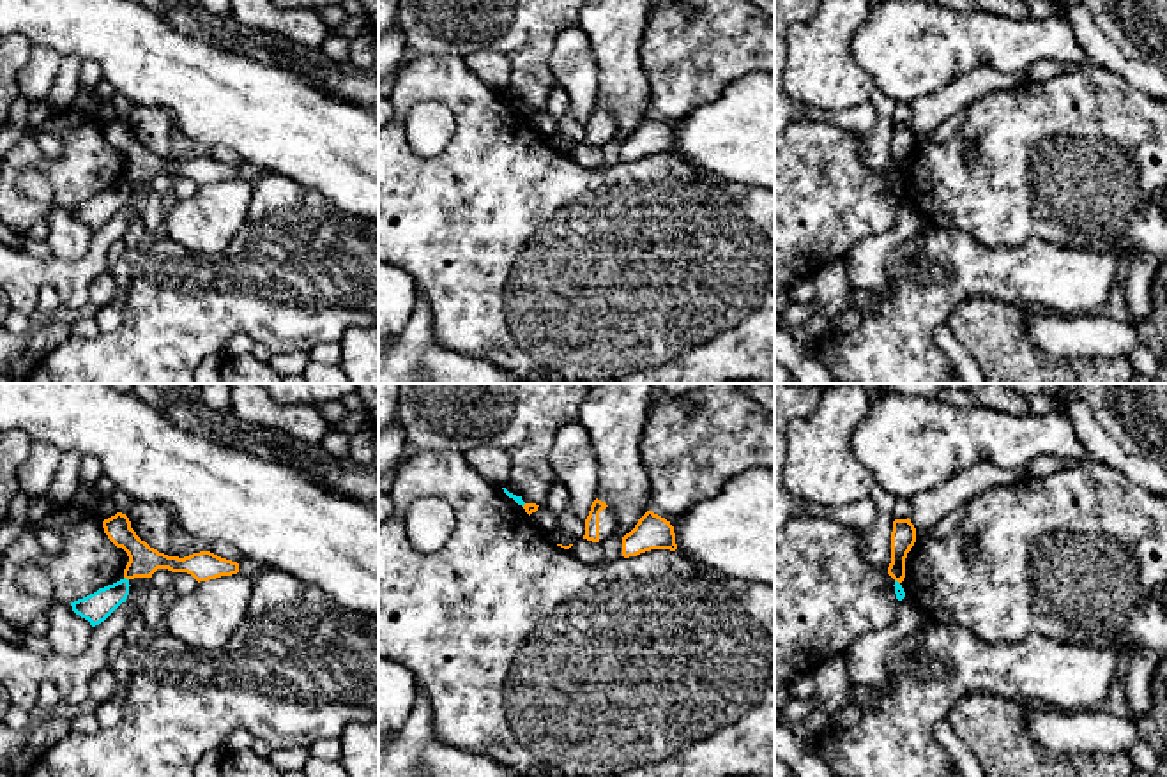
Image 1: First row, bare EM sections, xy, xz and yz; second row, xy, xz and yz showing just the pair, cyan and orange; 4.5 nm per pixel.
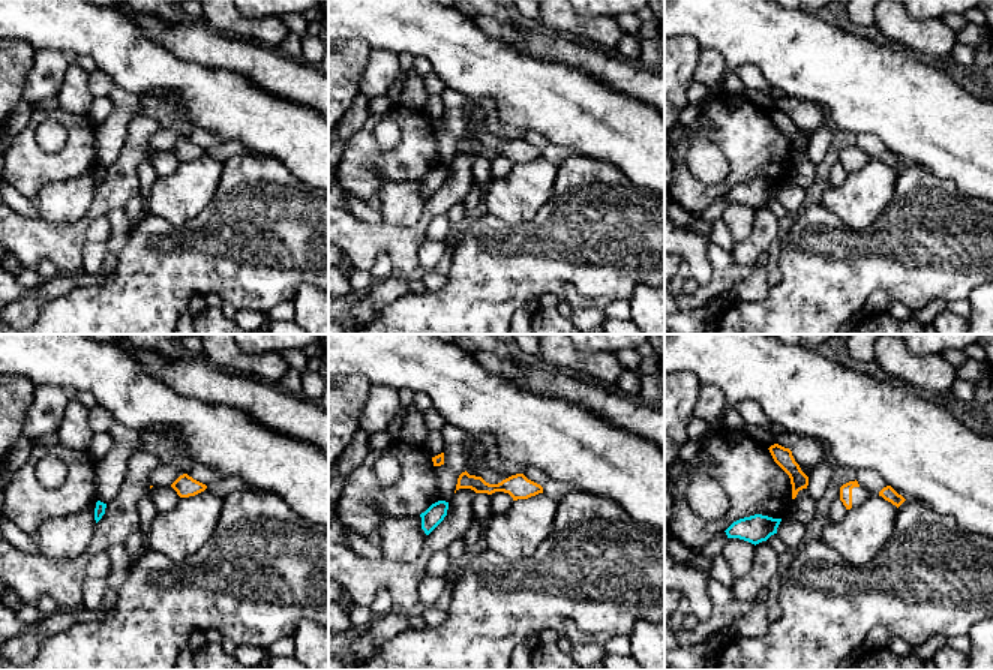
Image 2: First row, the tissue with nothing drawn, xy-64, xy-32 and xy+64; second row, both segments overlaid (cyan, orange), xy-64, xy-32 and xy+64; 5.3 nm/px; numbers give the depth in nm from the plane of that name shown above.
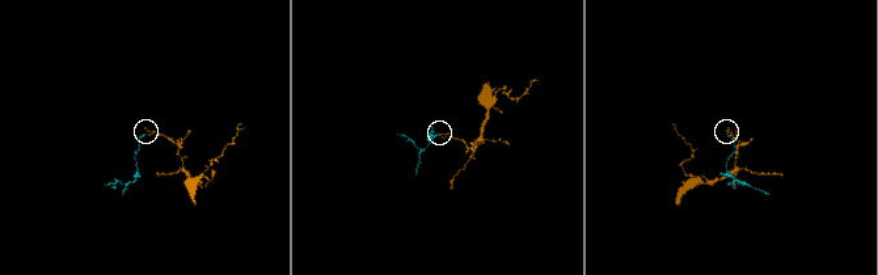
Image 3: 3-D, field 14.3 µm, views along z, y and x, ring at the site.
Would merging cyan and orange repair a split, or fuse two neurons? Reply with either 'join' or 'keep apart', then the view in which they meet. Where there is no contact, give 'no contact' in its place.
keep apart; contact in xy

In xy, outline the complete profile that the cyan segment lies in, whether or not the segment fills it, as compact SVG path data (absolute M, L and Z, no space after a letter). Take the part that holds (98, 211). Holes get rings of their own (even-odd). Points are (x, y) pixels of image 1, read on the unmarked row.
M120 184L113 189L71 207L72 216L88 224L92 231L104 226L129 200L129 184Z

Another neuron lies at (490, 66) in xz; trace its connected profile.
M481 49L463 57L467 69L497 92L509 87L511 65L504 53Z

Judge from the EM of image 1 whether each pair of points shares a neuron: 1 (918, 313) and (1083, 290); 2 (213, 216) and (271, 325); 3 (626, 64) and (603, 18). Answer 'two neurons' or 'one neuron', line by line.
1: one neuron
2: two neurons
3: one neuron

